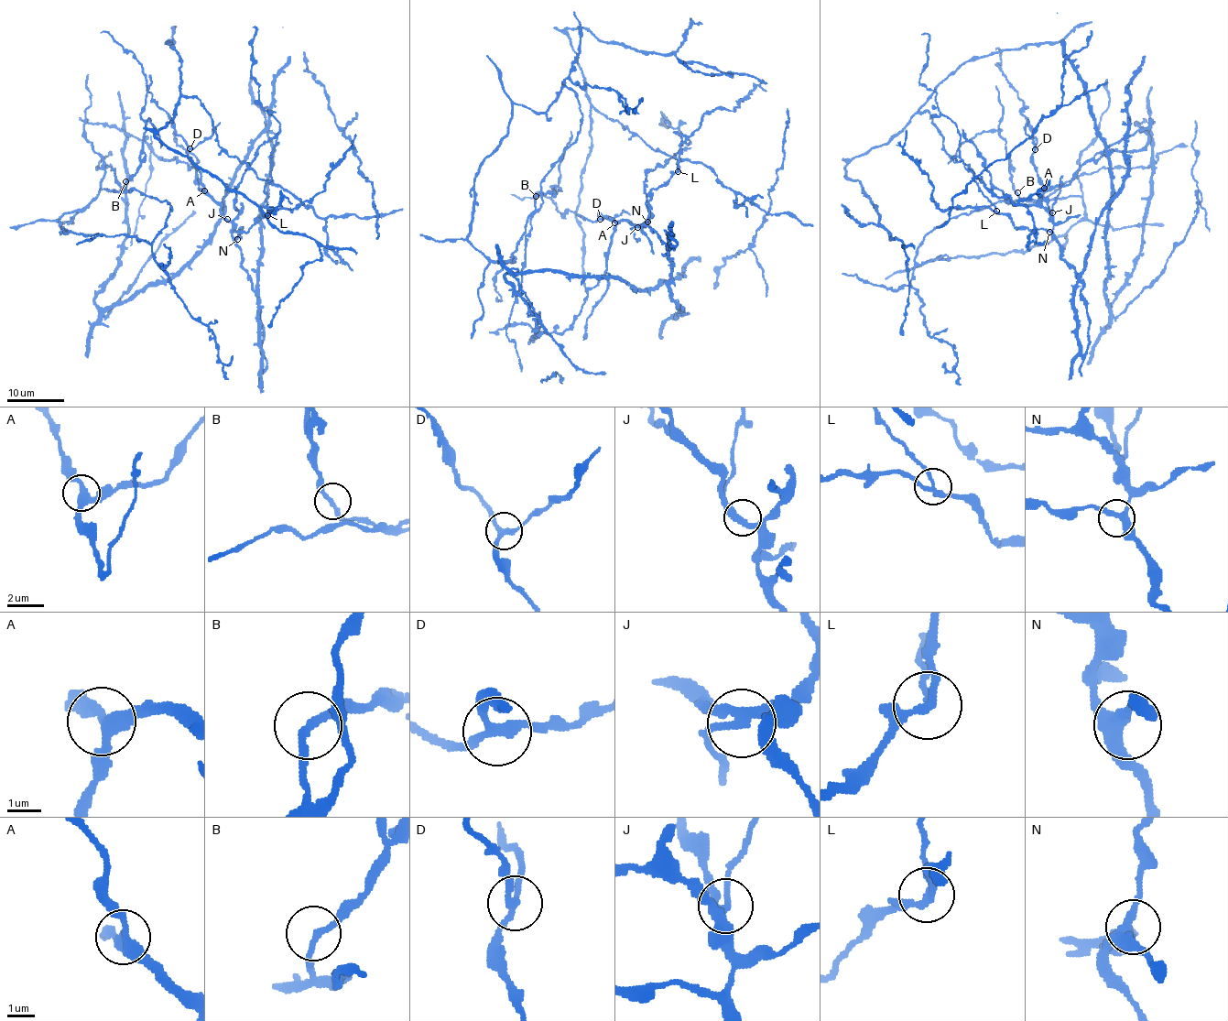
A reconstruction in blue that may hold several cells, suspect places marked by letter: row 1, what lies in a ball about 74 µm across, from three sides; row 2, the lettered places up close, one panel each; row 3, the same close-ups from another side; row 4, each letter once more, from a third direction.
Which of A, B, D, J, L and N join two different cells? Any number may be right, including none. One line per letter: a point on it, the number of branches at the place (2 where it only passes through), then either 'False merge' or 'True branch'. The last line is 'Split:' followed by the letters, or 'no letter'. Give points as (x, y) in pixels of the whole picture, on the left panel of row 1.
A: Place: (204, 190). Branches: 3. True branch
B: Place: (125, 181). Branches: 2. True branch
D: Place: (190, 148). Branches: 3. True branch
J: Place: (227, 219). Branches: 3. False merge
L: Place: (267, 215). Branches: 3. False merge
N: Place: (237, 239). Branches: 3. True branch
Split: J, L

